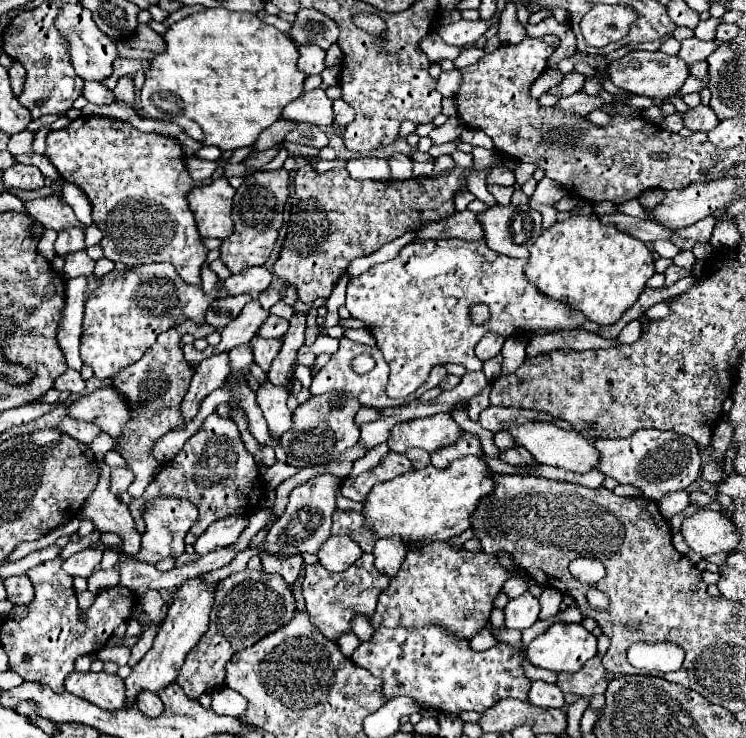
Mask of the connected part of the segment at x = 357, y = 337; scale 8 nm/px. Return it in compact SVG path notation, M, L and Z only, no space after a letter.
M360 328L360 329L346 329L345 337L357 341L361 344L366 344L370 346L376 346L375 345L375 339L371 335L370 331L368 331L366 328Z

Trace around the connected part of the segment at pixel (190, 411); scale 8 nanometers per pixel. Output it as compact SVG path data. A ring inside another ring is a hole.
M227 353L213 355L211 359L205 359L199 363L199 367L195 369L195 375L191 379L191 387L189 387L189 391L181 403L181 415L183 415L181 427L187 427L187 423L193 421L201 401L225 383L227 373L229 373Z

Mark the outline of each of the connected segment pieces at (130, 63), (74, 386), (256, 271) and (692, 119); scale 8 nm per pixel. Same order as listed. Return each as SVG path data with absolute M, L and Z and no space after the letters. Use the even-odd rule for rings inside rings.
M117 59L117 63L113 63L113 73L109 75L109 79L103 79L101 85L105 85L107 89L115 89L117 81L123 77L123 75L129 75L129 73L135 73L135 71L141 71L145 69L147 61L141 63L139 59Z
M67 369L61 377L57 377L55 389L59 391L69 391L69 393L75 393L75 395L81 395L85 391L85 381L81 377L79 371L73 371L73 369Z
M247 267L245 271L231 275L227 281L223 281L225 289L229 295L239 295L239 293L251 293L251 291L265 291L271 283L273 275L265 267Z
M697 105L697 107L691 107L691 109L687 109L683 115L681 115L681 119L683 119L683 125L687 127L687 129L691 129L691 131L709 131L709 129L713 129L715 125L717 125L717 115L713 113L713 109L711 107L707 107L707 105Z

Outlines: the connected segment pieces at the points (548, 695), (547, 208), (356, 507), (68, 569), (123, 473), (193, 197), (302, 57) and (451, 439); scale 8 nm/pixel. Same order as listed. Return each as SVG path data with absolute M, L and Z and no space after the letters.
M533 681L529 689L529 703L549 709L549 707L563 707L563 693L557 685L549 685L545 681Z
M541 179L537 183L537 189L535 193L529 197L529 207L537 209L541 215L543 215L543 227L547 229L549 225L553 225L555 215L557 215L557 209L555 209L555 203L565 195L565 189L559 185L559 183L553 183L551 179Z
M340 490L337 492L337 508L340 510L353 510L359 513L363 510L363 504L351 501L341 495Z
M83 549L75 555L71 555L69 559L63 561L63 571L67 575L79 575L79 577L89 577L93 573L93 569L101 563L101 557L103 557L103 551L101 549Z
M113 468L110 474L110 489L120 496L133 483L135 475L130 468Z
M225 177L215 179L209 185L195 187L189 193L189 207L195 215L201 237L227 239L233 233L233 195L235 189Z
M303 45L299 47L299 61L297 61L297 69L303 71L305 75L319 75L323 71L323 57L325 51L313 45Z
M437 413L393 427L387 445L397 453L407 453L411 447L421 447L431 453L457 443L463 435L465 431L453 421L451 413Z

